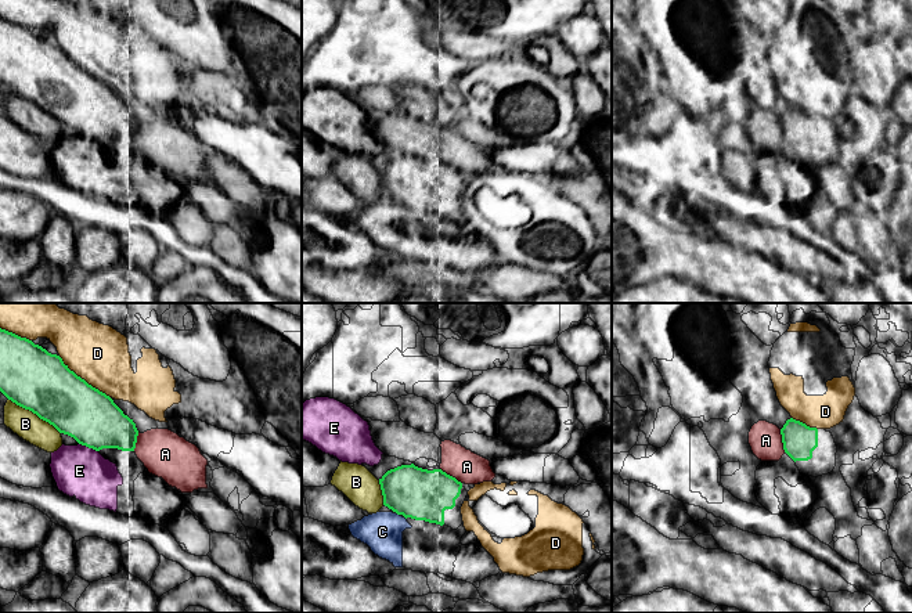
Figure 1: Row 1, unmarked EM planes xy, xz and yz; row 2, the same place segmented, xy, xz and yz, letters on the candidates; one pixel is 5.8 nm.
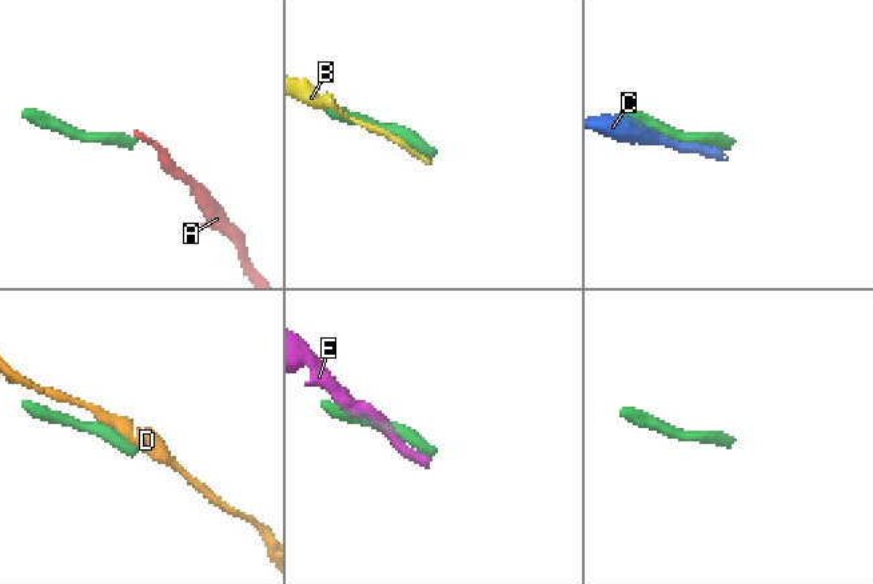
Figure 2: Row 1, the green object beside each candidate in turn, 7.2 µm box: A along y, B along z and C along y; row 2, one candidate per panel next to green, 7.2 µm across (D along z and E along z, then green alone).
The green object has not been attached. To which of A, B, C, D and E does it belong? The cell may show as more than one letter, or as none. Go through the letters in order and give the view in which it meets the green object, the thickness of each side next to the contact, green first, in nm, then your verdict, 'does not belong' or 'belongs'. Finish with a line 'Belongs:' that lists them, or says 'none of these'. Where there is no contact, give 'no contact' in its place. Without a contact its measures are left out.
A: meets green in yz; 190 nm thick on the green side, 190 nm on the other; does not belong
B: meets green in xy; 360 nm thick on the green side, 160 nm on the other; does not belong
C: meets green in xz; 300 nm thick on the green side, 240 nm on the other; does not belong
D: meets green in xy; 360 nm thick on the green side, 340 nm on the other; does not belong
E: meets green in xy; 320 nm thick on the green side, 300 nm on the other; does not belong
Belongs: none of these

